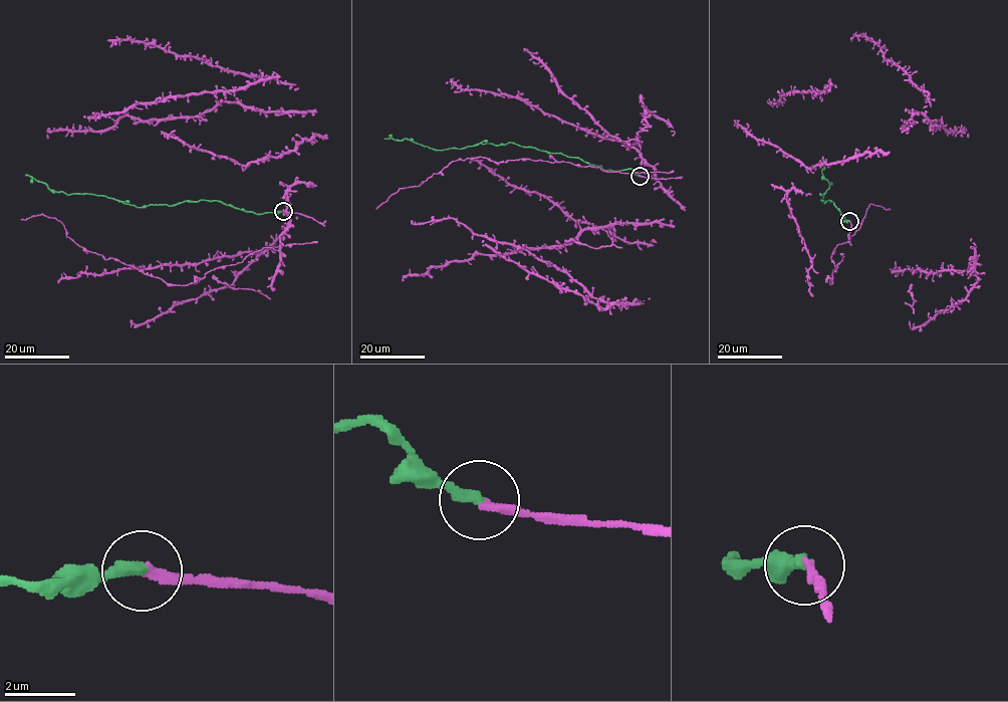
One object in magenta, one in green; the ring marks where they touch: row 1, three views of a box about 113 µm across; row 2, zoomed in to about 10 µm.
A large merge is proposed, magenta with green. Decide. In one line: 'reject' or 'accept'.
accept

